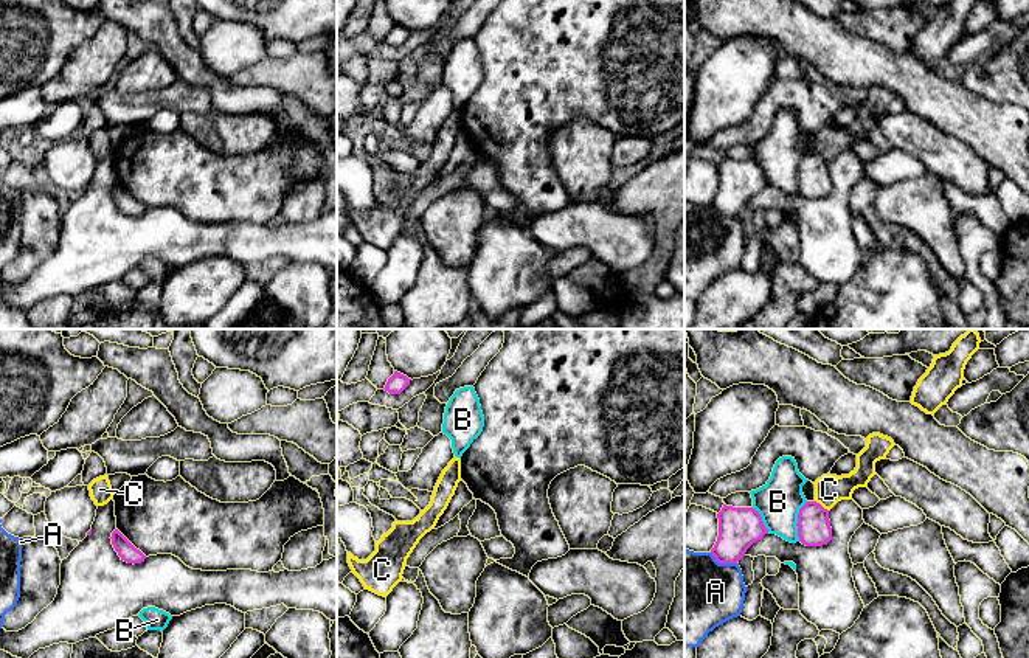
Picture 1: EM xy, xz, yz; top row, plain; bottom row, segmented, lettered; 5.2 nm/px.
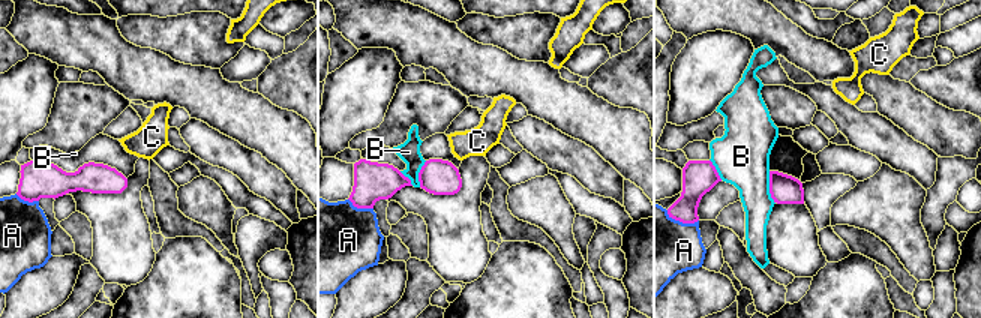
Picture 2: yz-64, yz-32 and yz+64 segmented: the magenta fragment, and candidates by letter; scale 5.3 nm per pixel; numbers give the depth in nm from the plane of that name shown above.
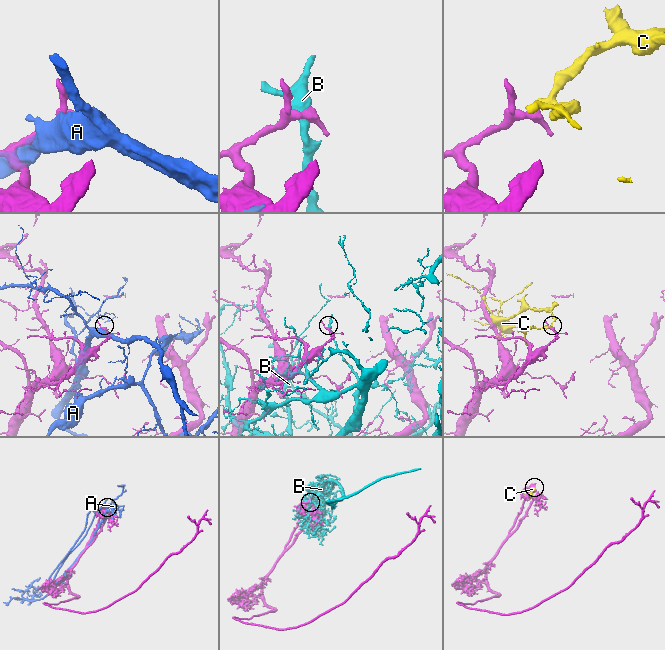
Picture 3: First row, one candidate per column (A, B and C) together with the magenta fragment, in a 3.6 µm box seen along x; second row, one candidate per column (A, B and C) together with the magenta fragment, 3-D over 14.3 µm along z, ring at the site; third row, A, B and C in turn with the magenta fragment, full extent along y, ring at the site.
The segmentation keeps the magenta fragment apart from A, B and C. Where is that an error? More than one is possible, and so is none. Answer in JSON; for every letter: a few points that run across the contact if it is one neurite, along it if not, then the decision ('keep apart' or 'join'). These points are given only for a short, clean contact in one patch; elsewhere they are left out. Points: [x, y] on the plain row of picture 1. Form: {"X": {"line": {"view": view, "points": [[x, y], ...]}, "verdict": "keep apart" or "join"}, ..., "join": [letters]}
{"A": {"verdict": "keep apart"}, "B": {"verdict": "keep apart"}, "C": {"line": {"view": "yz", "points": [[815, 152], [828, 163]]}, "verdict": "keep apart"}, "join": []}

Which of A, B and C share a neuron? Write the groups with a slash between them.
A / B / C

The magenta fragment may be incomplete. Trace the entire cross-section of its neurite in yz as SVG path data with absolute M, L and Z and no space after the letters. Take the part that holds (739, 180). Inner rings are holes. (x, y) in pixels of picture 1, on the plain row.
M723 157L717 171L719 189L711 206L719 216L737 216L754 194L768 186L760 166L753 160Z

